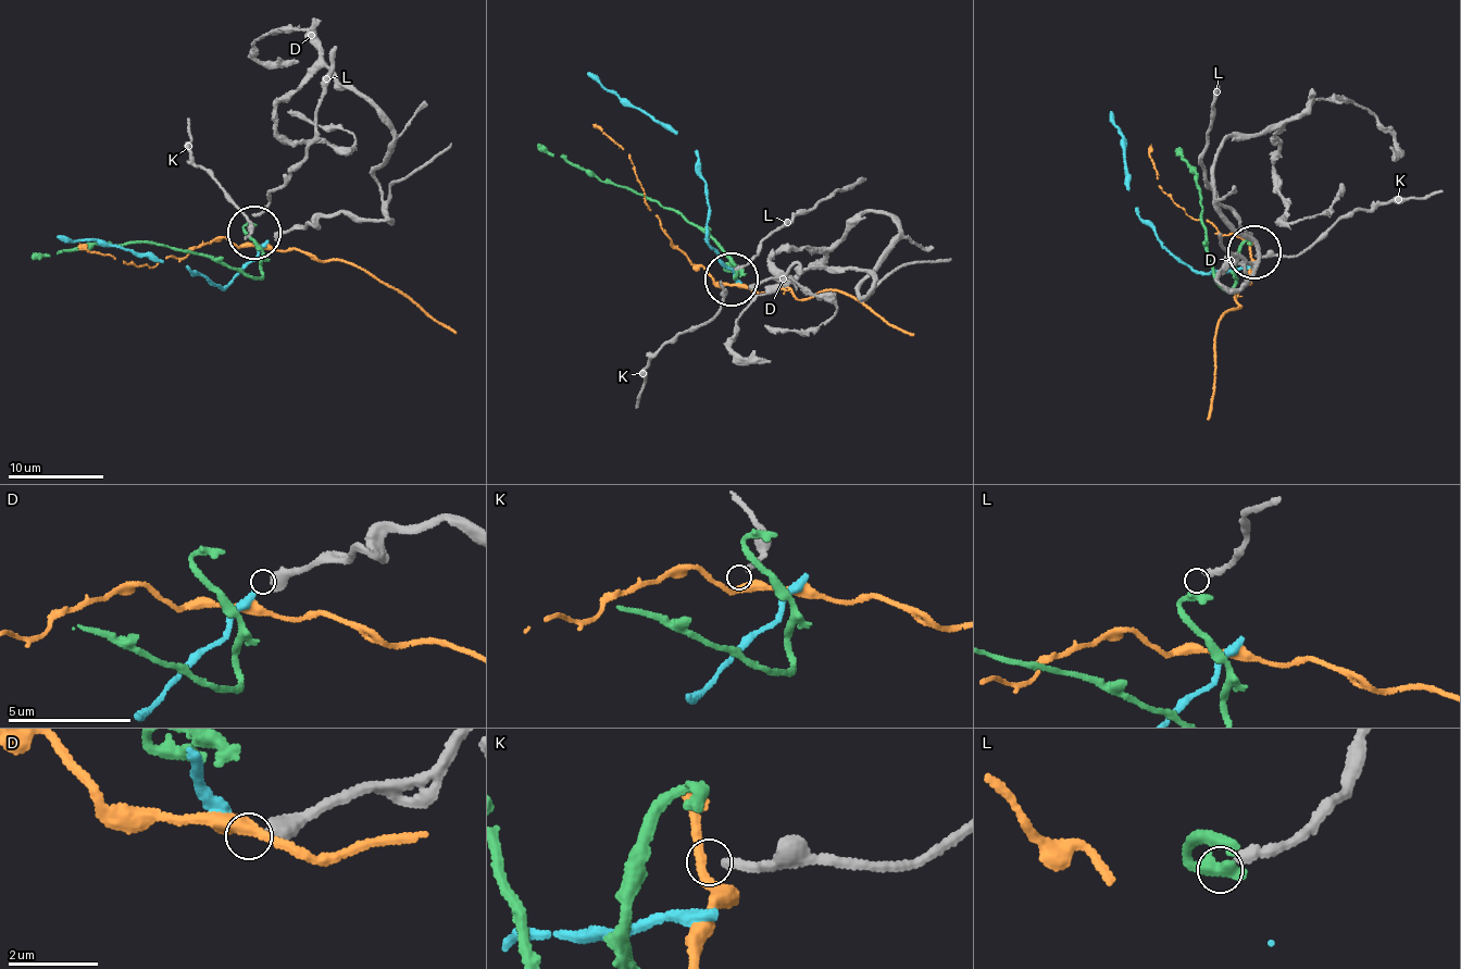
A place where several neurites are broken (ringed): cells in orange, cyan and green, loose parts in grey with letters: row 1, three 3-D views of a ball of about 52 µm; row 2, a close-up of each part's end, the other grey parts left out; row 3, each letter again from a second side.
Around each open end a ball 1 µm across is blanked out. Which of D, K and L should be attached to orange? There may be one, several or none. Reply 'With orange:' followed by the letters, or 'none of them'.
With orange: none of them

